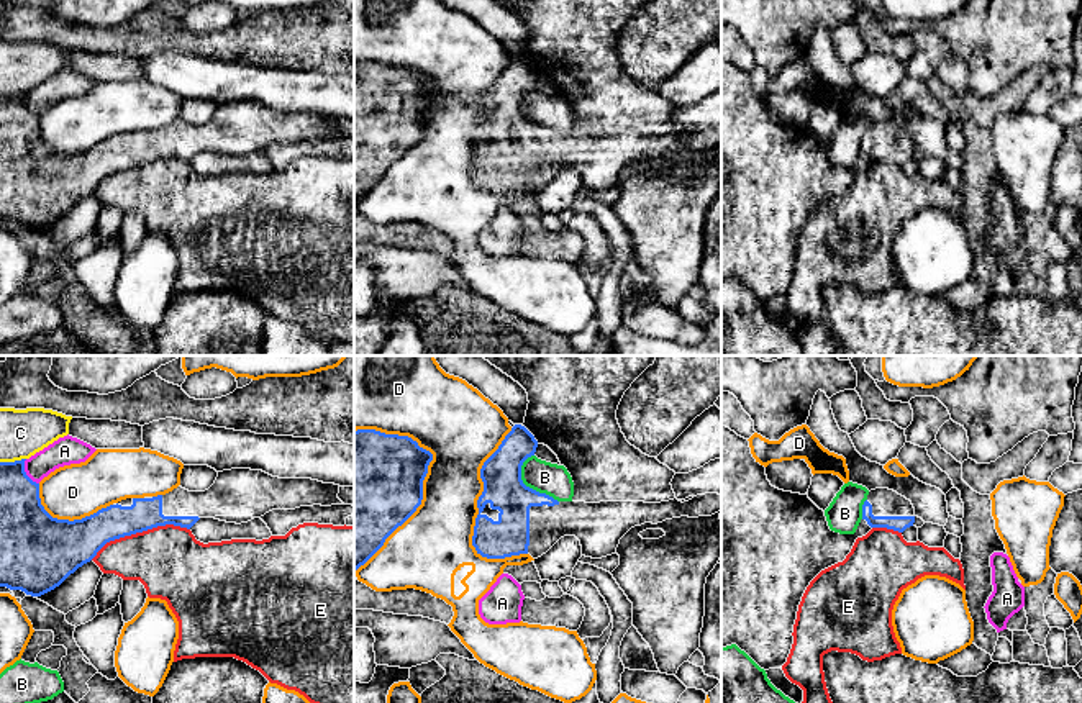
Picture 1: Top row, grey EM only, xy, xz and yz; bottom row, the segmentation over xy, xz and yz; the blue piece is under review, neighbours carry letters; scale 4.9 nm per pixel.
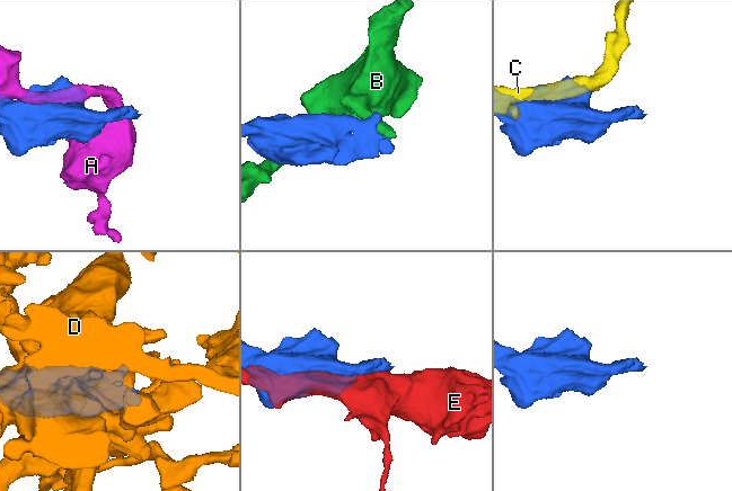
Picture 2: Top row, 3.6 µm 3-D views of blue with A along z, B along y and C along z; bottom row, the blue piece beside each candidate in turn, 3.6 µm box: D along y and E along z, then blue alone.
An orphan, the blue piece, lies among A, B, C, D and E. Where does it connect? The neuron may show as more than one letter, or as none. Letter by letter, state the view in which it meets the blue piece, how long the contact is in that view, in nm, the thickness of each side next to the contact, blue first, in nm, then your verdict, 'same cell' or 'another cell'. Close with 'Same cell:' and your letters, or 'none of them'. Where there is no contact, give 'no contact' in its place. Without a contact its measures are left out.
A: xy | 140 nm | 240/140 nm | another cell
B: xz | 280 nm | 200/160 nm | another cell
C: xy | 130 nm | 200/240 nm | another cell
D: xz | 700 nm | 480/360 nm | another cell
E: xy | 500 nm | 180/340 nm | another cell
Same cell: none of them

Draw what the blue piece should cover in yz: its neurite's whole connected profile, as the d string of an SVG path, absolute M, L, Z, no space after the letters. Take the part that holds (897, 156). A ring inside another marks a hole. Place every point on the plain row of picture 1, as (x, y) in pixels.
M889 121L871 123L862 138L862 152L871 161L887 161L903 166L915 156L915 141L910 133Z

